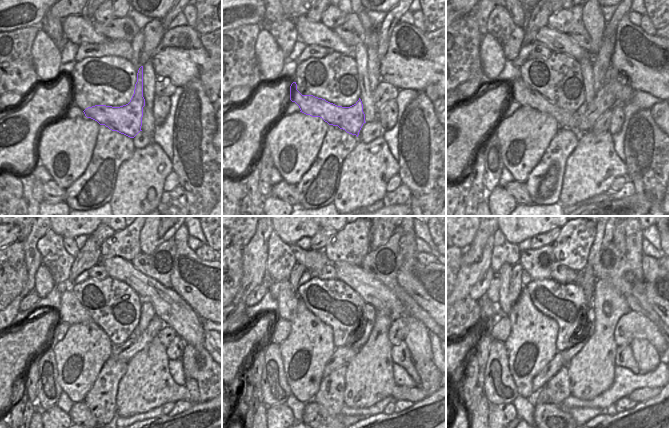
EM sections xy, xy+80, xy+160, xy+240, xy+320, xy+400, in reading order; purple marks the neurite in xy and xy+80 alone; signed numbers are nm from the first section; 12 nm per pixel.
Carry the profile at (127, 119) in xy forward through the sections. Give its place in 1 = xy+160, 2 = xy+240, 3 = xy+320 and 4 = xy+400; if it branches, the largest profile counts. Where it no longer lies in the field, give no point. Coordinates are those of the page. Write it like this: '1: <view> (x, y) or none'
1: xy+160 (521, 92)
2: xy+240 (71, 311)
3: xy+320 (288, 298)
4: xy+400 (504, 274)

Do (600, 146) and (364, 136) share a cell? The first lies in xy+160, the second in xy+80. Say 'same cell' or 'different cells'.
different cells

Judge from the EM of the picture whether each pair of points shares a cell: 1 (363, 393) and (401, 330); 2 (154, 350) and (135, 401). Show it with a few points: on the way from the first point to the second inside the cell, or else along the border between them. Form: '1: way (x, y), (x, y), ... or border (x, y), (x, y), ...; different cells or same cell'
1: border (393, 321), (389, 328), (389, 342), (392, 345); different cells
2: way (150, 363), (147, 371), (147, 383), (142, 388); same cell

